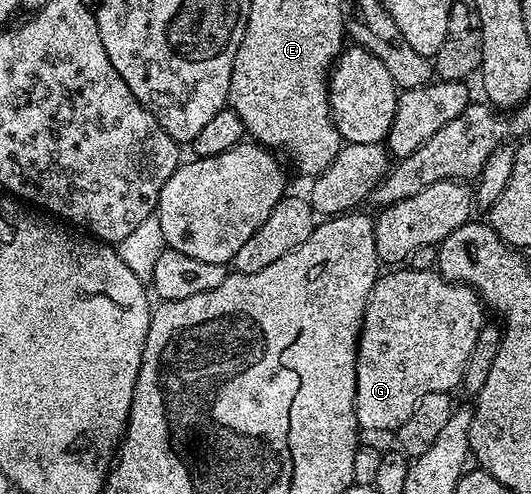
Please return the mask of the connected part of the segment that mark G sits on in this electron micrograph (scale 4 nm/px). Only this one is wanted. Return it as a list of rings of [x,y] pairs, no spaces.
[[[406,268],[383,272],[366,304],[354,396],[354,414],[362,431],[396,431],[424,395],[457,390],[484,324],[484,302],[471,285],[447,281],[433,268]]]

